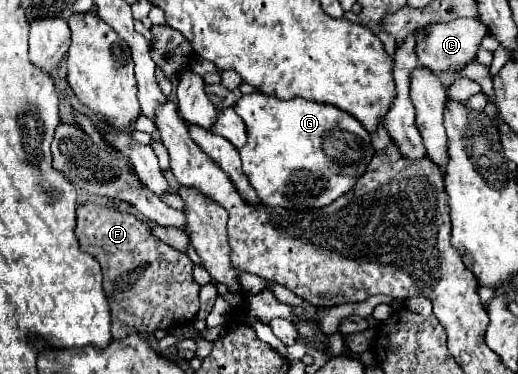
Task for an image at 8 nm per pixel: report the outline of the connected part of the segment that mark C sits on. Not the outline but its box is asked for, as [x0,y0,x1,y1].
[414,18,488,72]

